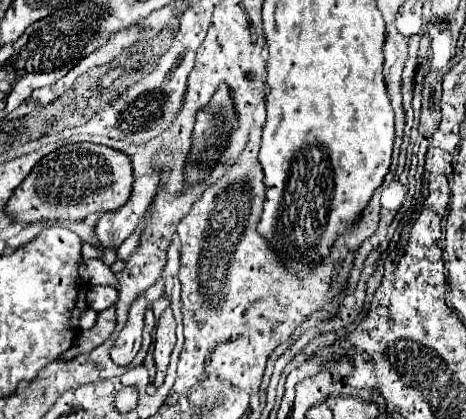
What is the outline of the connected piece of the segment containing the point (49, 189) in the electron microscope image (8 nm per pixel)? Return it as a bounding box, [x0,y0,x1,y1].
[5,143,133,223]

